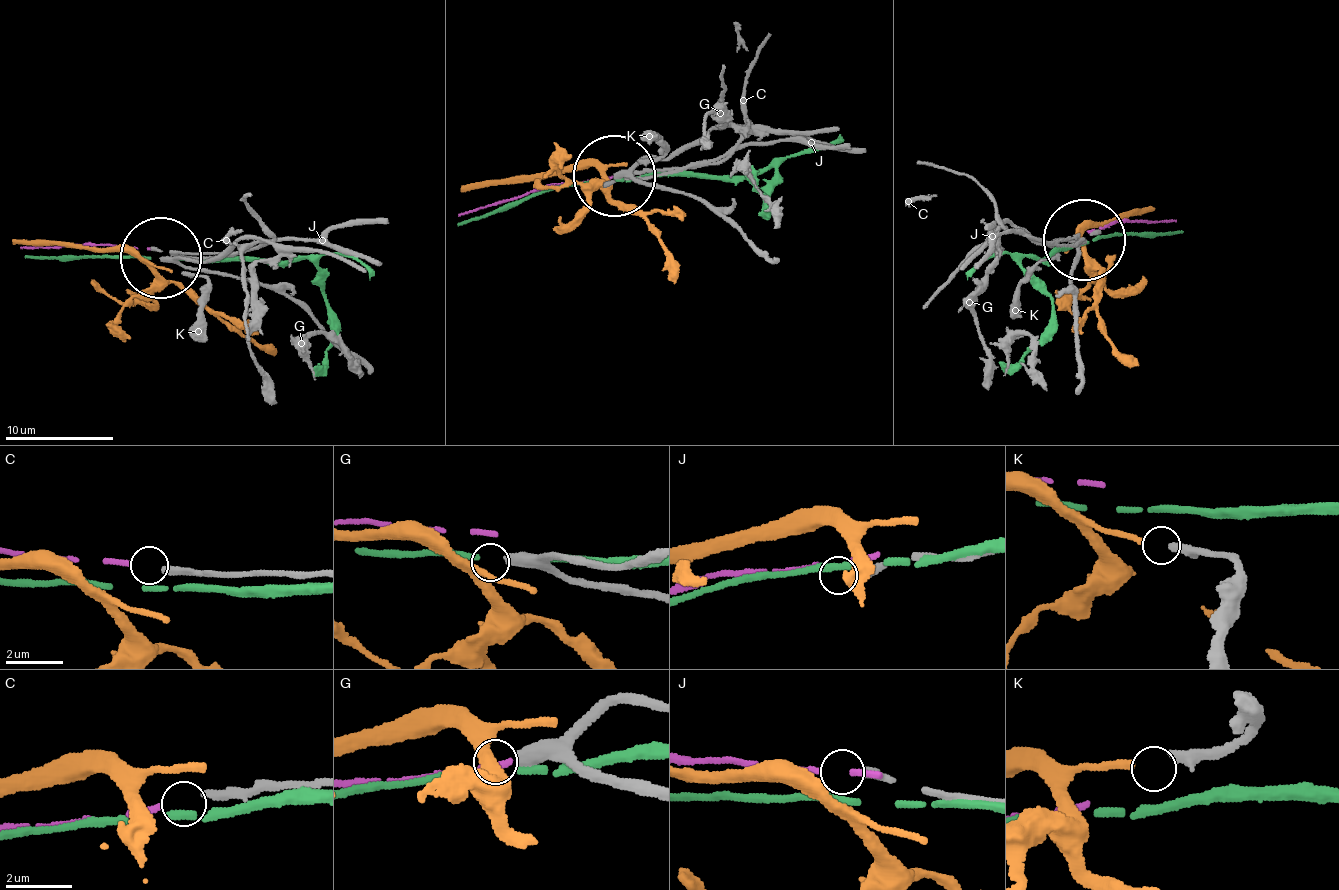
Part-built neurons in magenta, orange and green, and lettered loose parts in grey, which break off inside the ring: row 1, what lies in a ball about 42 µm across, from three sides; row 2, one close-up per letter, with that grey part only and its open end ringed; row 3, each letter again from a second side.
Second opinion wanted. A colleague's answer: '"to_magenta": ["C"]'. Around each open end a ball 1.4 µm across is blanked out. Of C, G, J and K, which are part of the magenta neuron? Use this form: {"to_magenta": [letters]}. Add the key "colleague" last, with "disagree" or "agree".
{"to_magenta": ["C"], "colleague": "agree"}

